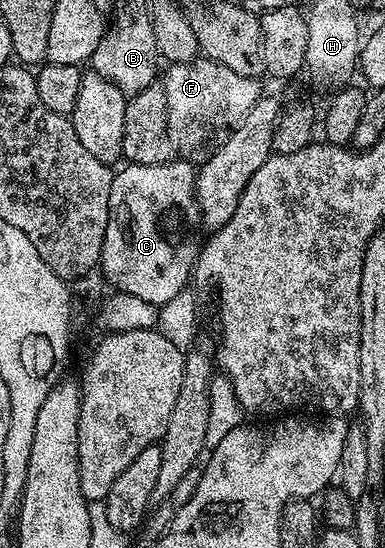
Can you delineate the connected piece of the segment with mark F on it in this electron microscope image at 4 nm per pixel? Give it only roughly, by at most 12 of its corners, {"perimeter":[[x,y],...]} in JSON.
{"perimeter":[[205,57],[169,64],[170,140],[217,151],[260,98],[258,79]]}

